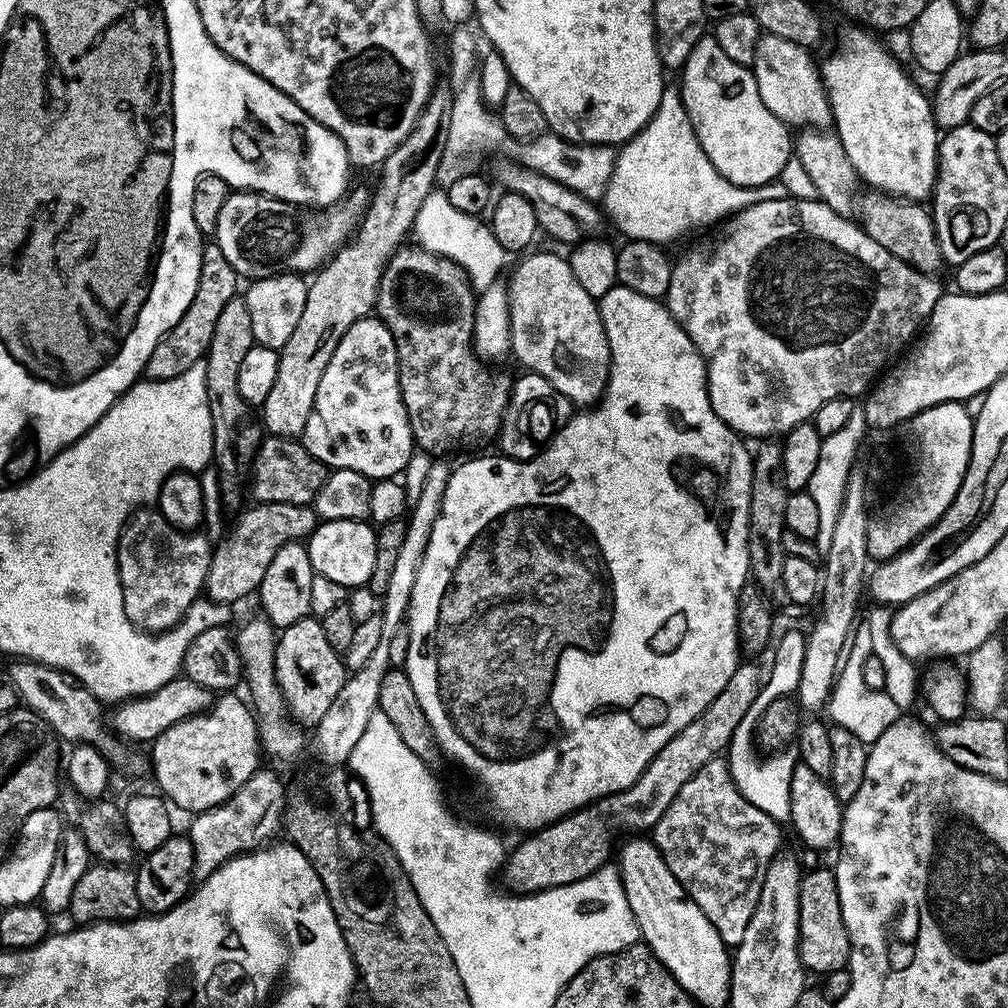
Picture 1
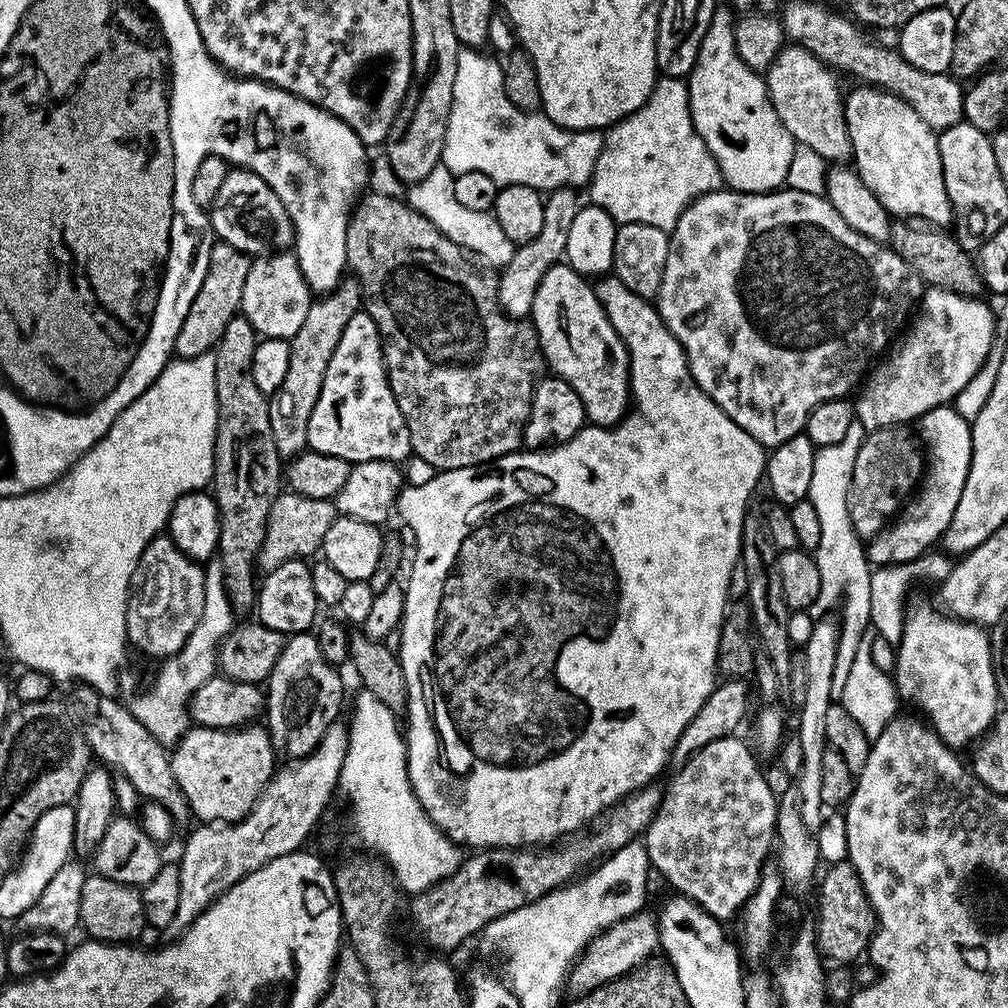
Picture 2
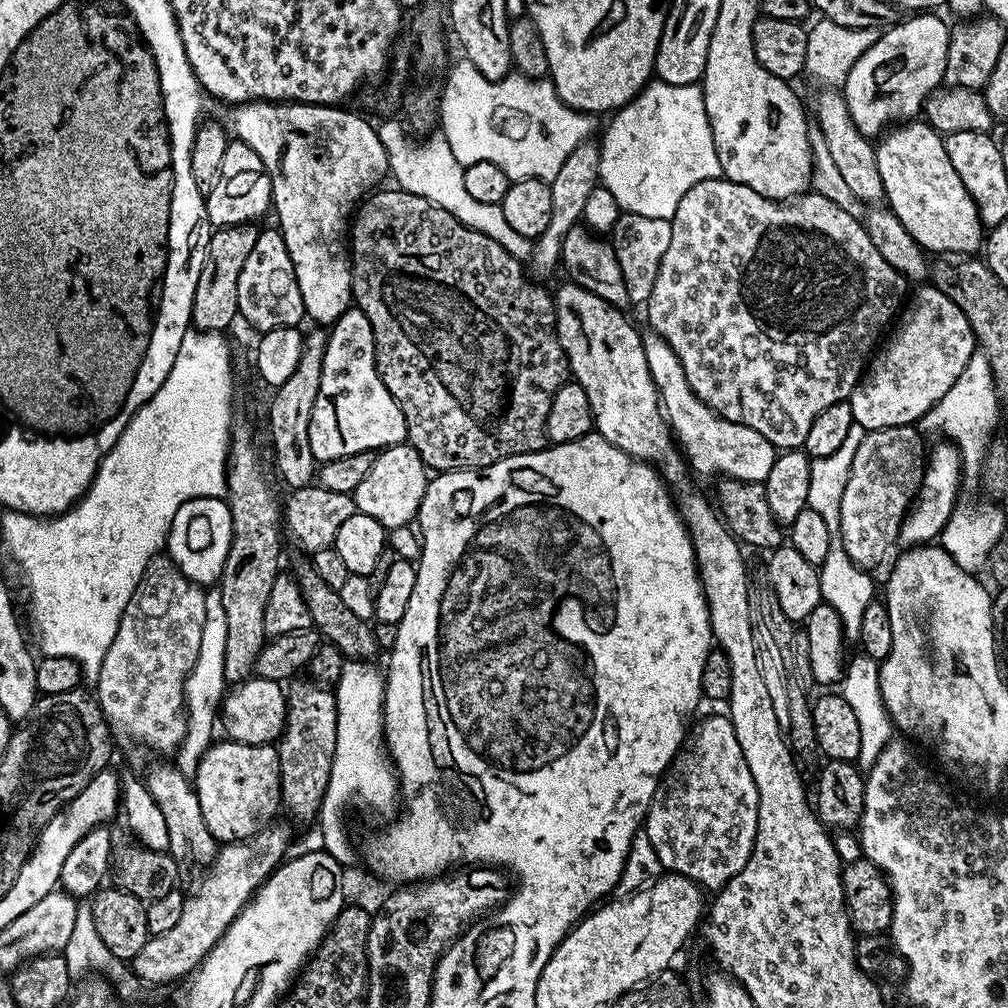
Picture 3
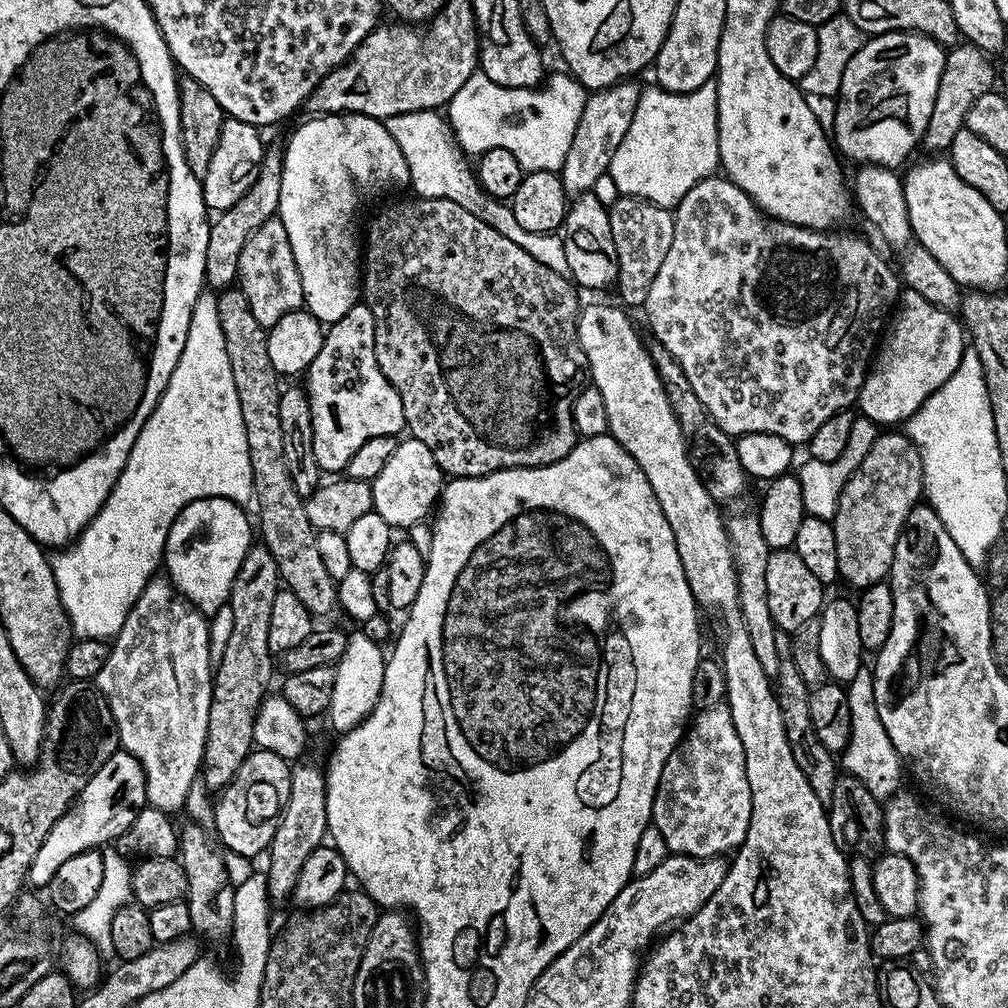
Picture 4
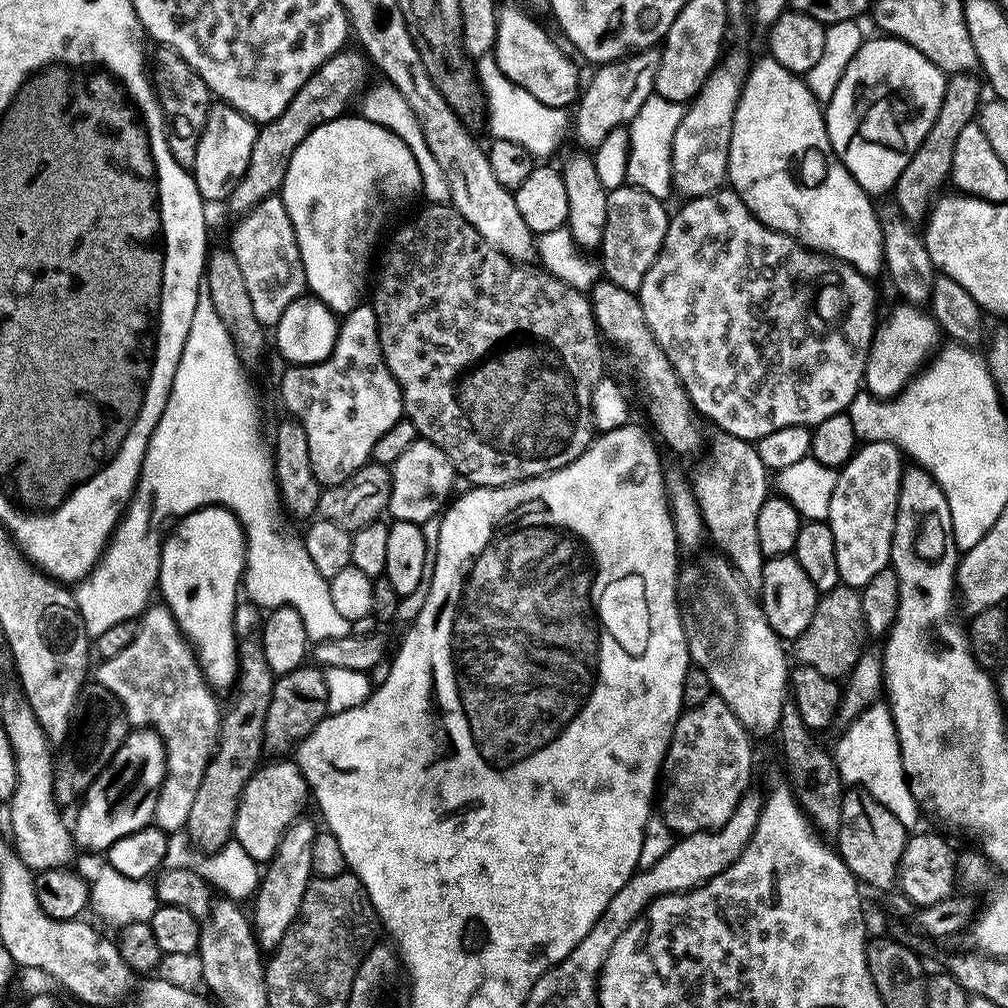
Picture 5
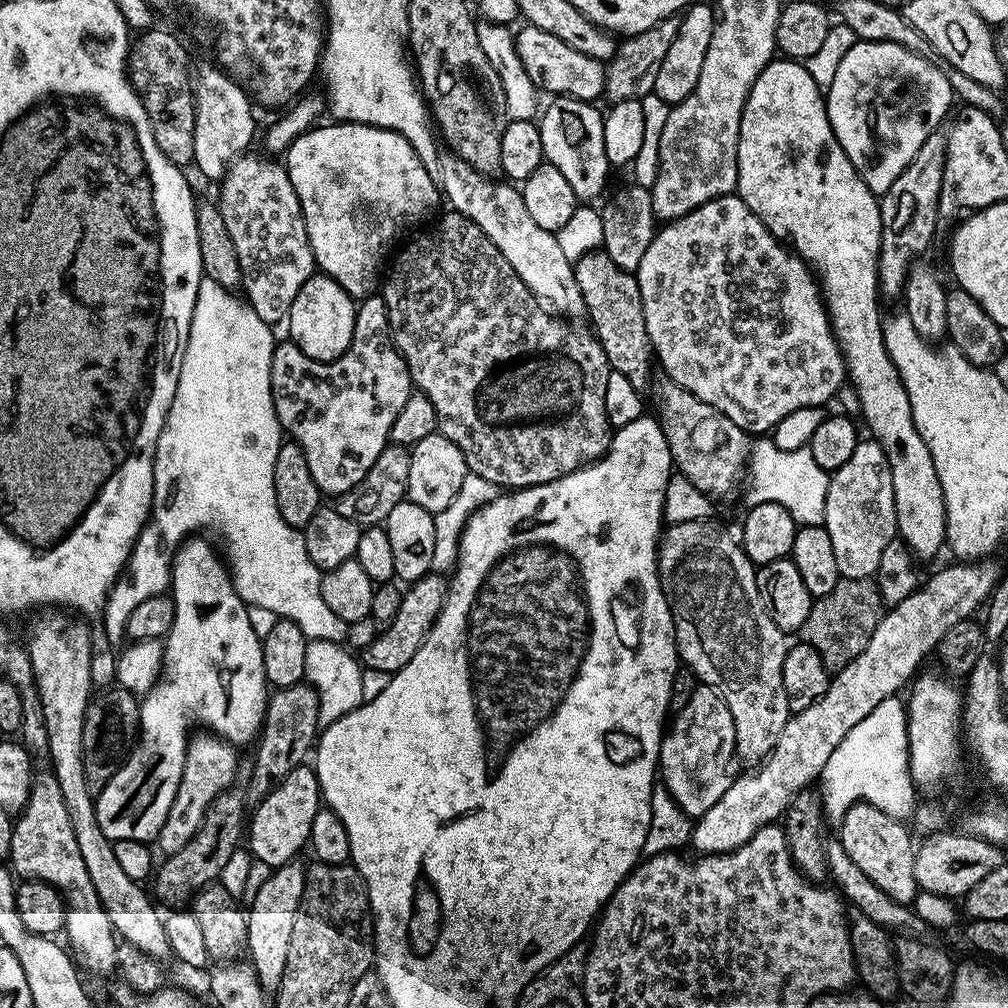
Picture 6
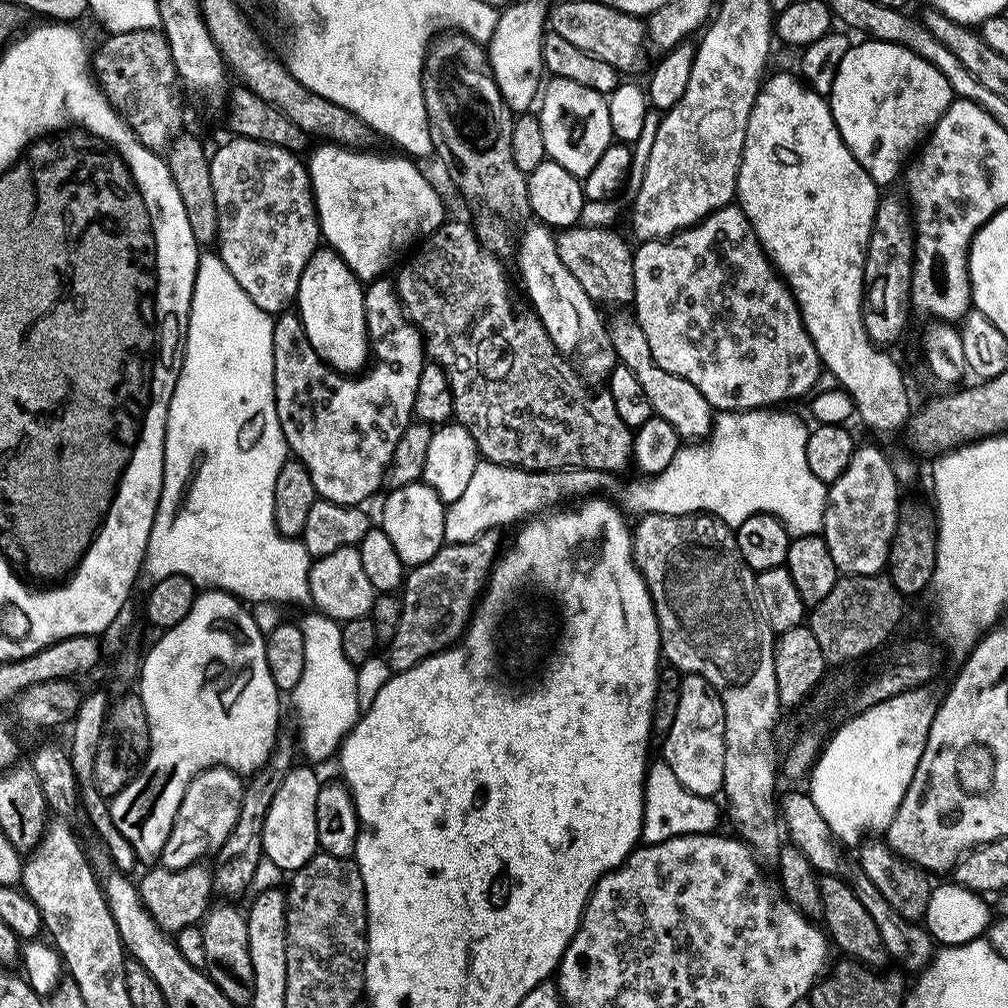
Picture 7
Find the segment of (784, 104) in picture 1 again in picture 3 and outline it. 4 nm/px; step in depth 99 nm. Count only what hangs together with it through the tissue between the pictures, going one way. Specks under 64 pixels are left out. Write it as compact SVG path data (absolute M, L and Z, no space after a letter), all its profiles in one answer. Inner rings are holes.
M834 88L822 90L814 102L814 120L819 124L825 137L833 161L835 161L835 175L840 175L840 180L868 206L876 206L885 199L882 174L878 172L878 162L875 145L858 131L849 116L848 104L843 93Z

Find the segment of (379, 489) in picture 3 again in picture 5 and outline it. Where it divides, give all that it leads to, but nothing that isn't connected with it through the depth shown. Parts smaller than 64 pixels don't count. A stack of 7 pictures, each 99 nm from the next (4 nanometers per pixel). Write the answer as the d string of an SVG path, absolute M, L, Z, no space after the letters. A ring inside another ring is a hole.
M417 438L410 450L406 450L406 454L402 454L402 458L398 458L395 464L391 465L390 471L392 489L387 515L392 516L393 521L405 520L422 525L432 516L439 517L453 495L454 469L450 458L427 438Z

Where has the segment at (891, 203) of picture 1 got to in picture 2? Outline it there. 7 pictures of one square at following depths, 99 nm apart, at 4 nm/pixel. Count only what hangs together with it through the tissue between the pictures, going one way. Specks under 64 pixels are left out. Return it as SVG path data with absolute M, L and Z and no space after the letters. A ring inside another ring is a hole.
M896 222L890 228L890 247L893 252L897 252L905 262L919 274L925 285L941 288L942 290L950 290L955 296L970 296L973 298L979 297L982 292L980 283L980 275L976 273L976 266L973 257L962 247L957 241L955 235L949 234L947 231L937 230L932 226L920 226L924 228L911 228L911 223Z

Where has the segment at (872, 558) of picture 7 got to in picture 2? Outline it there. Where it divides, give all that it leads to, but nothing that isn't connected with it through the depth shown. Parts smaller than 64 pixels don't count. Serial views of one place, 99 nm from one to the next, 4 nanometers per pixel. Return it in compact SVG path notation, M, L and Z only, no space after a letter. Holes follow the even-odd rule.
M877 426L867 433L858 446L858 458L854 458L854 474L850 482L848 505L850 522L861 541L867 542L891 525L894 517L901 511L902 505L913 495L914 489L921 483L926 471L926 453L915 431L908 426Z

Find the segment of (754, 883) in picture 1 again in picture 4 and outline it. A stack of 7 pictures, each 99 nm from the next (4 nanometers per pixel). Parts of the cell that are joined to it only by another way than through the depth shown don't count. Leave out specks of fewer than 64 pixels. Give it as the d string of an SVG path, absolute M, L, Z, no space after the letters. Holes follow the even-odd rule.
M727 703L697 711L666 766L662 766L652 803L651 827L662 834L669 853L705 860L739 849L748 833L751 809L746 758Z

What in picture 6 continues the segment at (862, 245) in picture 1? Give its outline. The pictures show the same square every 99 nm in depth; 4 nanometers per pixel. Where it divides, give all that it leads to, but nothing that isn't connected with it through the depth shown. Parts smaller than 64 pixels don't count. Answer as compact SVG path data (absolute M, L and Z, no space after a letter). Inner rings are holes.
M739 194L719 196L702 206L695 208L677 220L667 221L657 231L656 237L646 246L646 254L642 254L642 262L637 266L636 281L642 294L642 310L646 318L646 334L652 343L655 359L664 367L663 375L678 386L690 390L702 402L714 406L734 426L749 434L768 434L776 427L786 414L794 414L794 410L818 408L827 405L827 400L835 401L838 393L846 384L844 355L840 352L840 344L832 332L832 322L828 319L828 310L824 307L822 289L811 267L796 255L791 247L785 246L772 235L770 229L746 206Z

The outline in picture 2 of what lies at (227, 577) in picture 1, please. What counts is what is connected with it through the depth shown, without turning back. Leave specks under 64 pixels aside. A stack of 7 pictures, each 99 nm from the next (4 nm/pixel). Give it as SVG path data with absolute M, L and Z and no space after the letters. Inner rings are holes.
M291 490L281 491L280 497L270 510L266 538L262 542L258 561L259 567L265 573L269 573L287 560L299 560L312 555L315 557L323 549L326 530L330 530L330 526L337 518L336 505L332 500L306 498Z

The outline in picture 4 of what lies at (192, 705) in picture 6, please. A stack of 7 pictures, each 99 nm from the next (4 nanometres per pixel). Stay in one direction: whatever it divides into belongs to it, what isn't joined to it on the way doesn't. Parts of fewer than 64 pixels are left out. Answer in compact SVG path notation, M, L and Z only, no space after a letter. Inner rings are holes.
M202 496L190 502L172 522L163 567L173 588L200 612L213 614L228 603L232 583L254 543L254 524L239 508L235 499L227 496ZM118 750L96 771L94 778L86 782L86 786L68 812L62 814L58 822L54 822L50 834L46 834L42 846L38 846L34 862L28 867L27 883L46 886L50 878L54 878L58 866L66 862L66 858L74 858L83 852L116 842L128 831L147 804L146 778L138 758L134 758L134 754Z

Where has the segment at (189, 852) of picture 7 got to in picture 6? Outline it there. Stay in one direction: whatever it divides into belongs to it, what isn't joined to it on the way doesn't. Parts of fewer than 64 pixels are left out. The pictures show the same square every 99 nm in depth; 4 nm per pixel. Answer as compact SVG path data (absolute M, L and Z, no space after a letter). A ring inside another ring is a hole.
M200 734L197 738L189 739L186 762L182 770L182 782L178 782L178 794L174 794L174 806L170 806L170 814L166 814L166 822L158 837L158 845L164 854L182 850L190 838L202 826L206 810L218 798L218 794L227 792L233 787L236 776L237 749L227 740L220 739L215 734Z

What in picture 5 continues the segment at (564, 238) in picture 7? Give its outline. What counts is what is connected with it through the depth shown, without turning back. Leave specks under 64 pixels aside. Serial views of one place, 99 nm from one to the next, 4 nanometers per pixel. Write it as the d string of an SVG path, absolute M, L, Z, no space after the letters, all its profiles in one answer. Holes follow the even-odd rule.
M604 278L592 285L590 299L597 329L607 339L609 336L628 355L628 360L640 379L640 388L648 399L648 418L665 446L680 456L692 456L700 447L703 449L706 436L704 440L705 425L702 417L692 405L686 386L678 378L670 358L666 358L666 350L658 346L658 338L654 338L646 322L646 314L642 314L639 295L630 290L622 290L622 286L614 286Z

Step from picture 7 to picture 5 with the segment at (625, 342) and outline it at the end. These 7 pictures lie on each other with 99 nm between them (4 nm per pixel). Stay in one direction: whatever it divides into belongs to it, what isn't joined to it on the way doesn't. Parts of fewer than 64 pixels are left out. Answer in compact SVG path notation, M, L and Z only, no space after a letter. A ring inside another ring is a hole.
M717 431L715 435L713 440L711 437L707 449L708 460L712 464L704 464L696 473L691 473L692 492L704 516L707 539L716 543L715 551L731 562L749 588L758 590L762 586L762 570L766 559L762 554L762 546L758 546L758 510L762 510L762 502L766 502L770 495L770 470L762 462L753 441L731 436L729 432Z

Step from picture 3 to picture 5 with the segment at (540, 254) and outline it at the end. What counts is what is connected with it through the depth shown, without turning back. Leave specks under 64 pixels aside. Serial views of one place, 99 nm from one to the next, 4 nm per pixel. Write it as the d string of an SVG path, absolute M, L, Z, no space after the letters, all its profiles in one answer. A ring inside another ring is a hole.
M659 47L631 52L620 60L599 65L589 80L587 77L574 108L574 132L576 128L576 140L584 147L581 149L595 150L612 130L631 125L638 110L642 110L642 102L654 94L660 53Z

